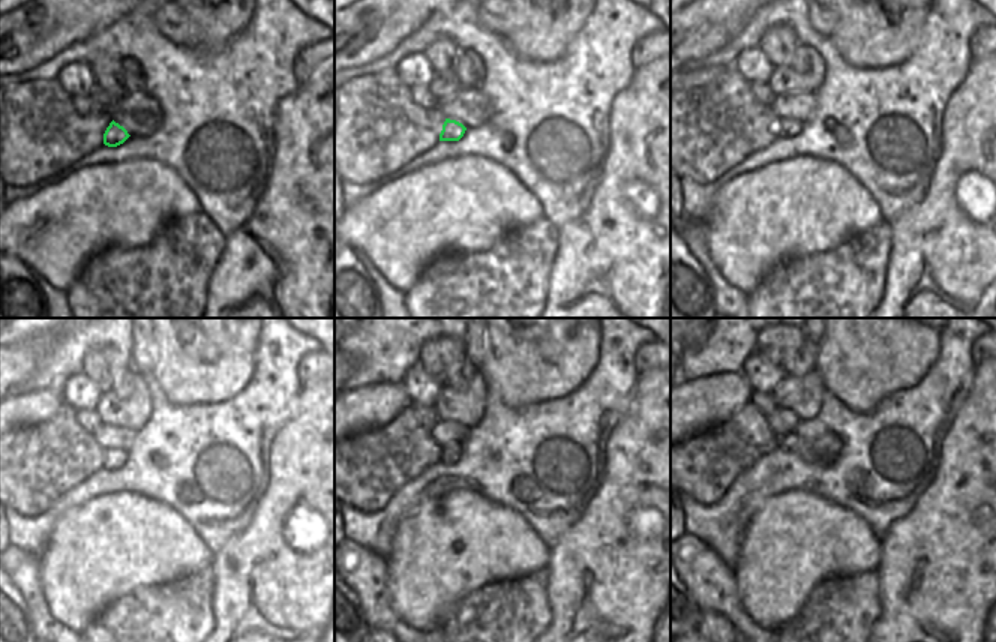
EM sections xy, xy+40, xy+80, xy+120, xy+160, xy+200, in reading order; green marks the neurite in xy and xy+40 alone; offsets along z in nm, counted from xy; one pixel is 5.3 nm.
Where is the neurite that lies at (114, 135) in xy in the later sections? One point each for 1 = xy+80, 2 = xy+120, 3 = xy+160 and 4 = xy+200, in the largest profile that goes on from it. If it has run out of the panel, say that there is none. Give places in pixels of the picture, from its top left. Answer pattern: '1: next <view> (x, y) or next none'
1: next xy+80 (786, 128)
2: next xy+120 (113, 459)
3: next xy+160 (449, 455)
4: next xy+200 (822, 450)

